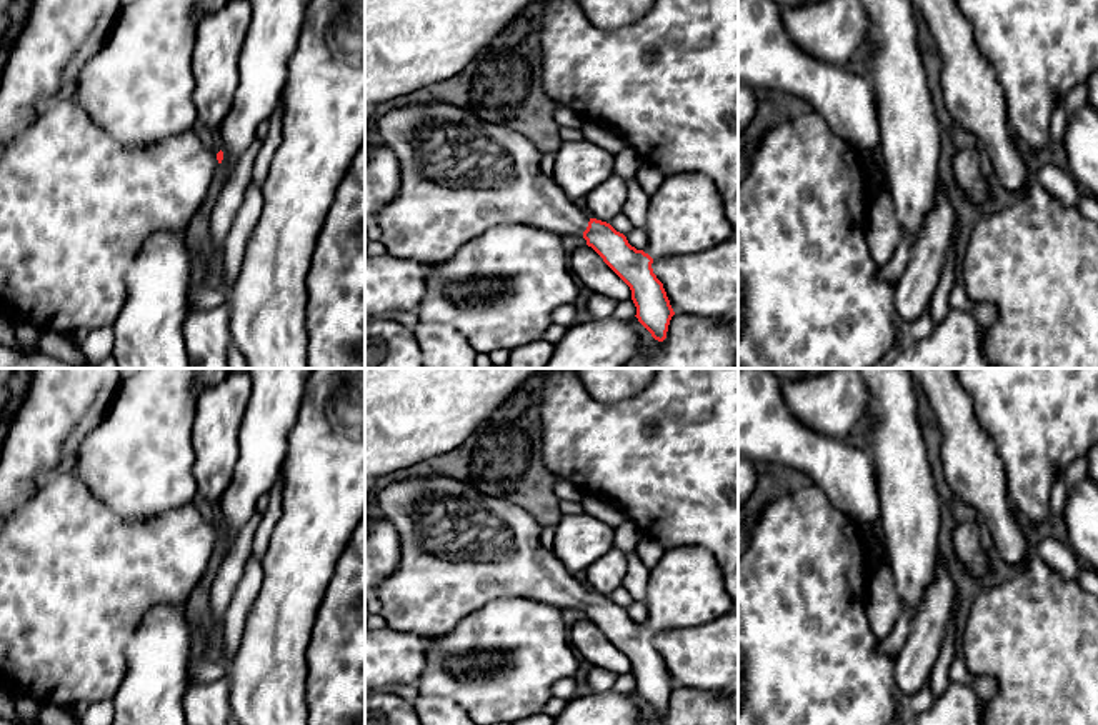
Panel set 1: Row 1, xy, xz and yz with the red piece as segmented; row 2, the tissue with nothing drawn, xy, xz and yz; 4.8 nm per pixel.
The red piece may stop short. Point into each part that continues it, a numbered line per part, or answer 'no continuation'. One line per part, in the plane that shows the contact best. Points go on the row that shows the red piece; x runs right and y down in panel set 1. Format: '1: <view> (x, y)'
1: xz (460, 175)

